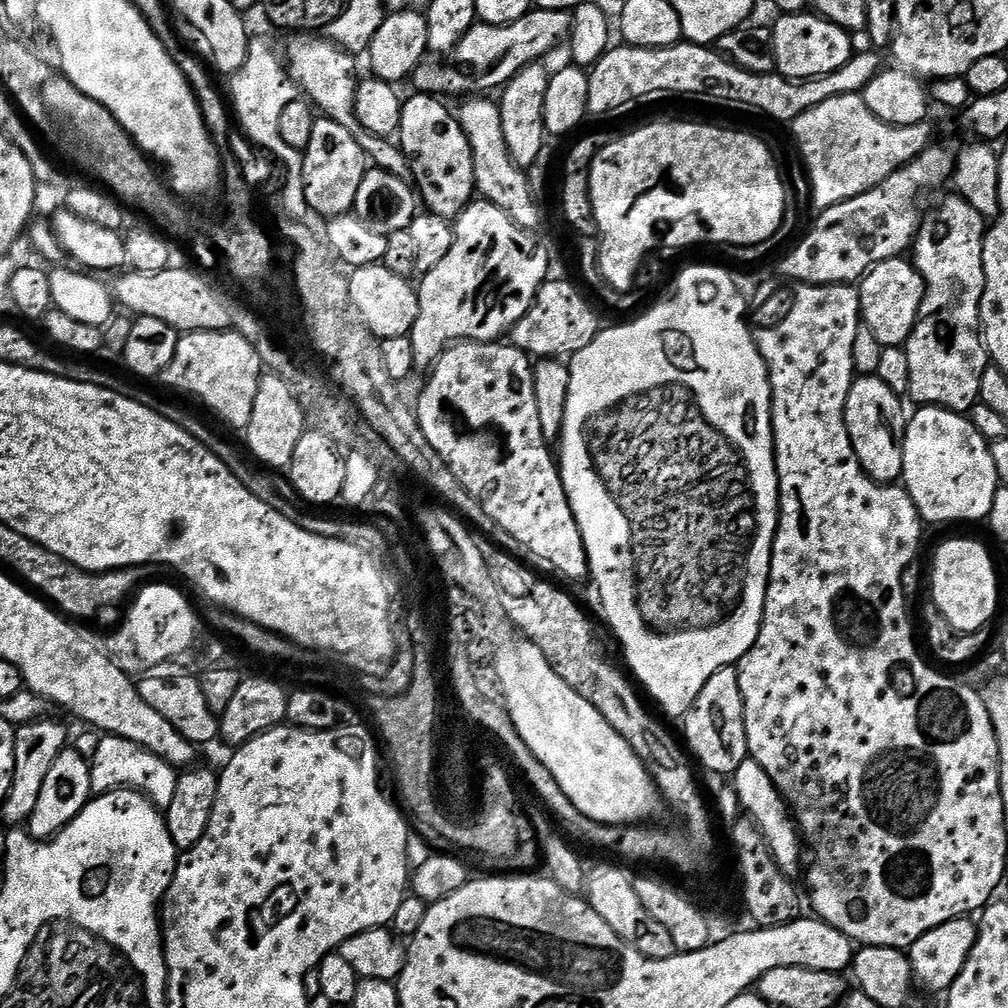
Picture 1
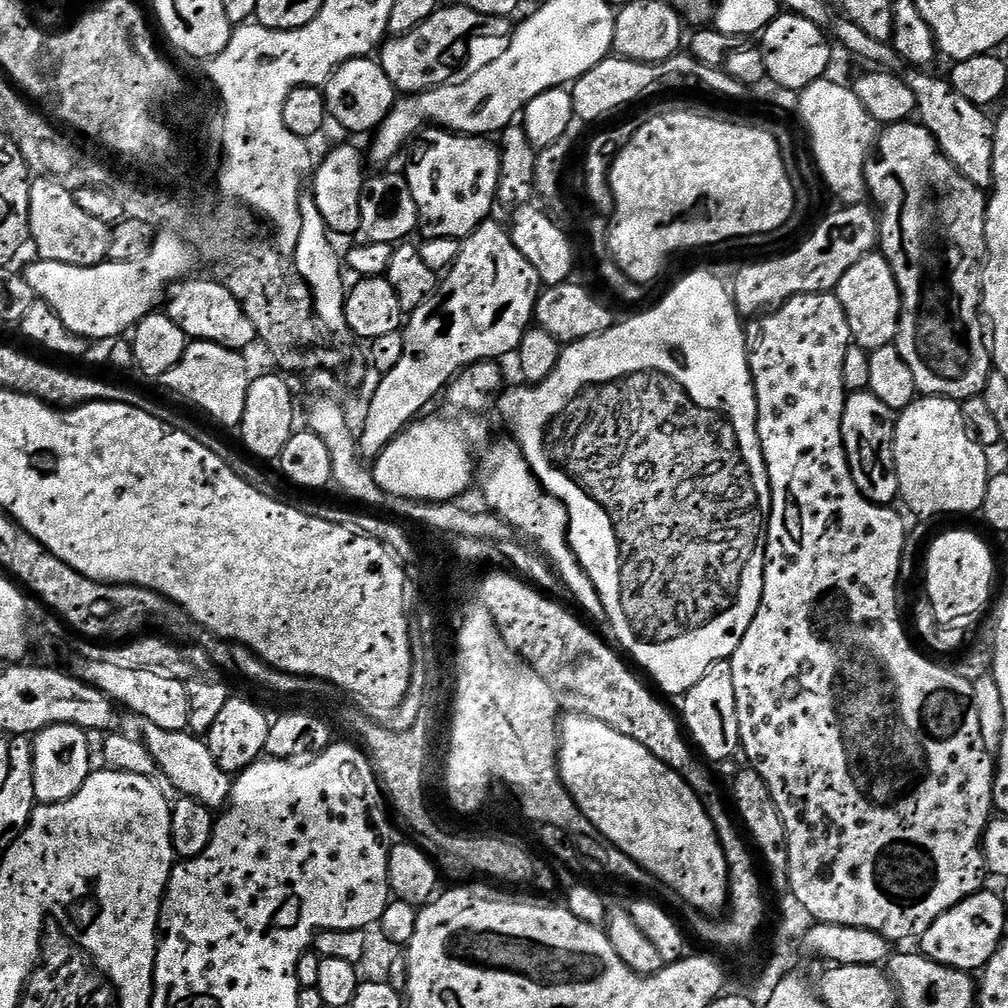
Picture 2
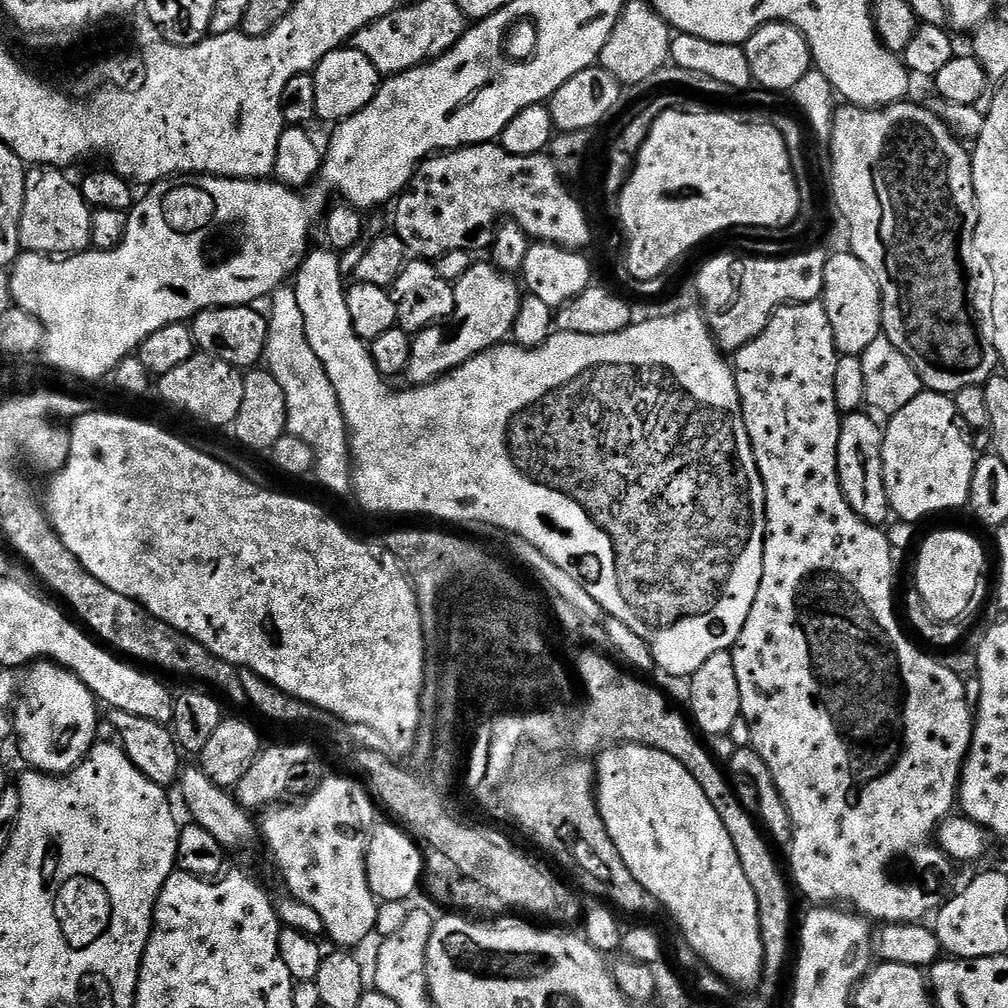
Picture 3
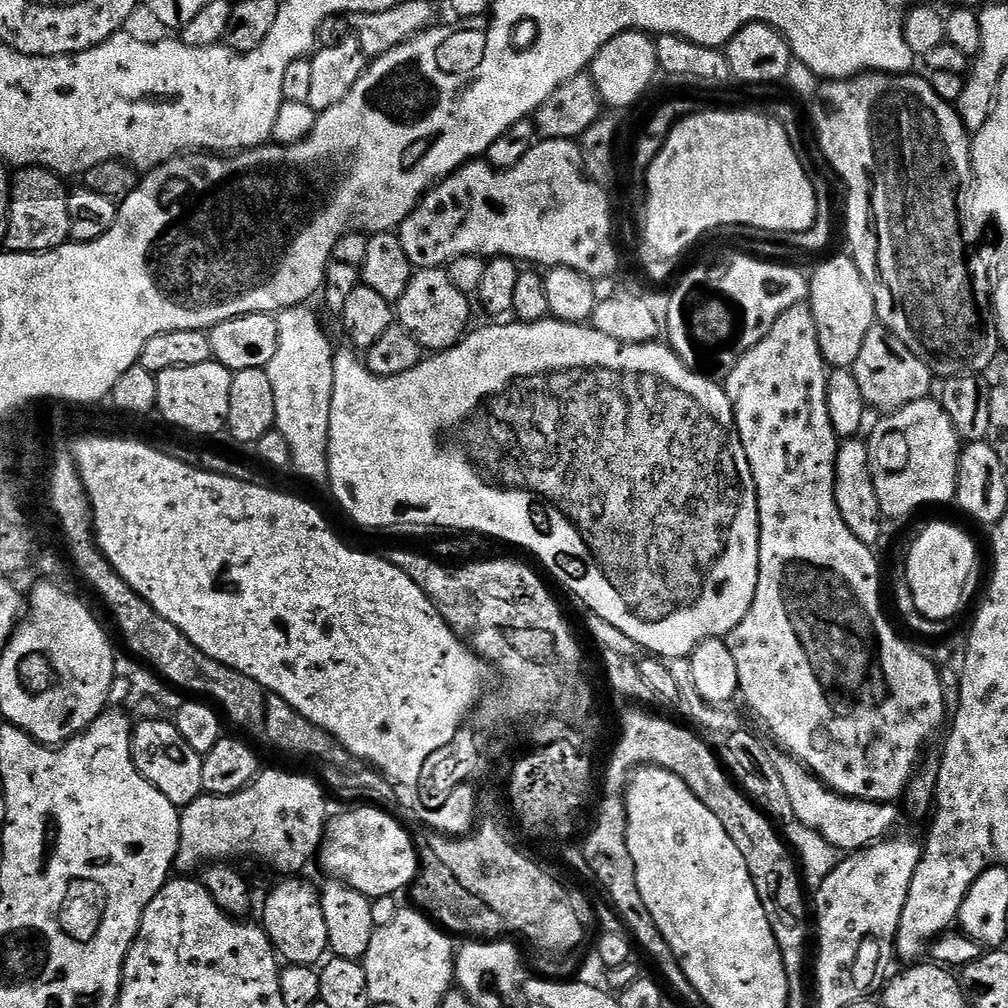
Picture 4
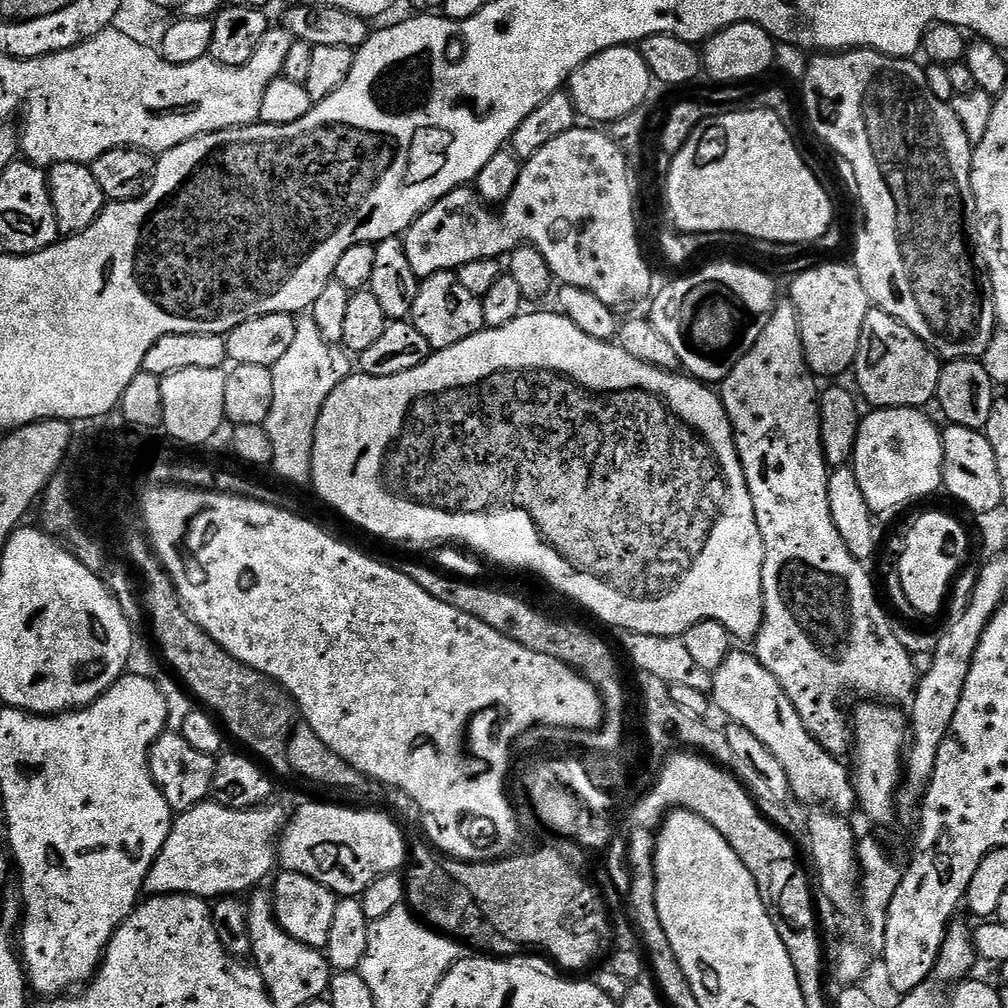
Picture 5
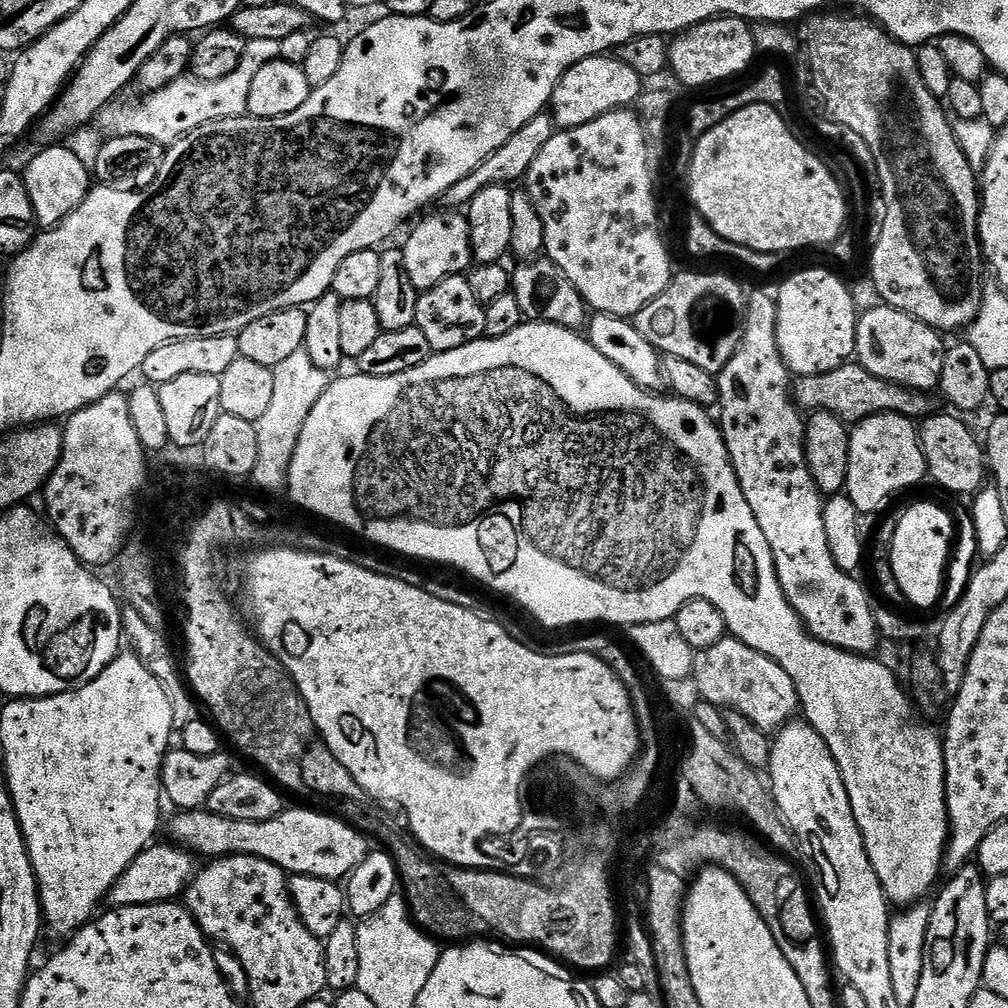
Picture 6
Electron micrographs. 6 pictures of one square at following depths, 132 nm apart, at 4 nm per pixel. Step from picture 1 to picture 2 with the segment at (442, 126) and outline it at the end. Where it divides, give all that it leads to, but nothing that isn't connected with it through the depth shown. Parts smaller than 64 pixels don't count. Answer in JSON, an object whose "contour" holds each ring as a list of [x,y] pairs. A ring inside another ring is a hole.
{"contour":[[[432,126],[411,145],[412,157],[408,160],[406,177],[414,202],[417,203],[418,232],[424,240],[450,238],[463,242],[491,217],[488,215],[492,207],[496,208],[498,204],[501,157],[501,149],[495,143],[492,145],[492,142],[482,136],[461,136],[458,132],[449,132],[447,128]]]}

